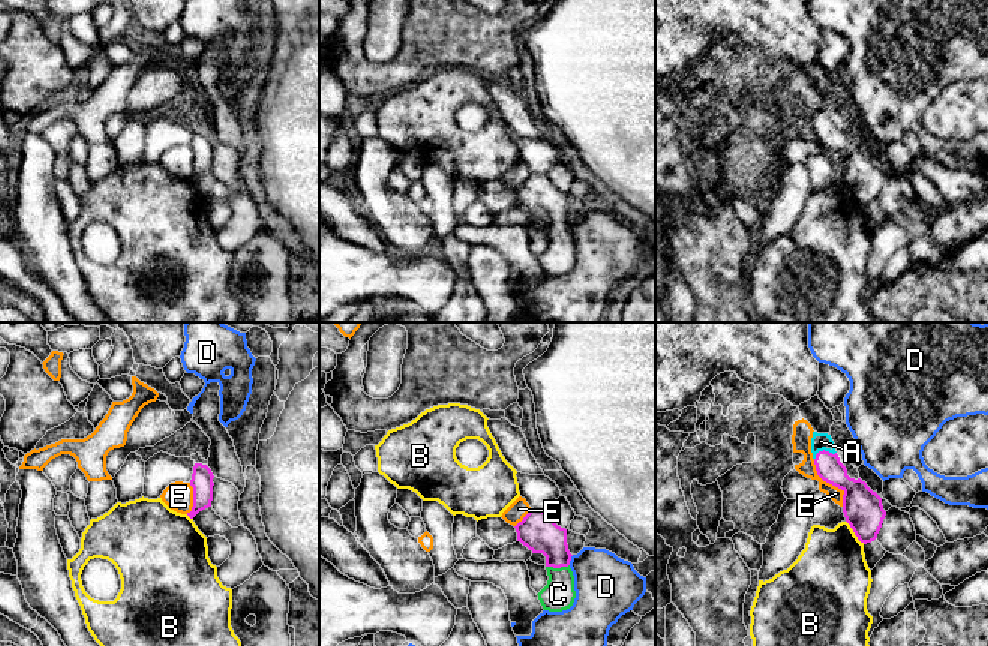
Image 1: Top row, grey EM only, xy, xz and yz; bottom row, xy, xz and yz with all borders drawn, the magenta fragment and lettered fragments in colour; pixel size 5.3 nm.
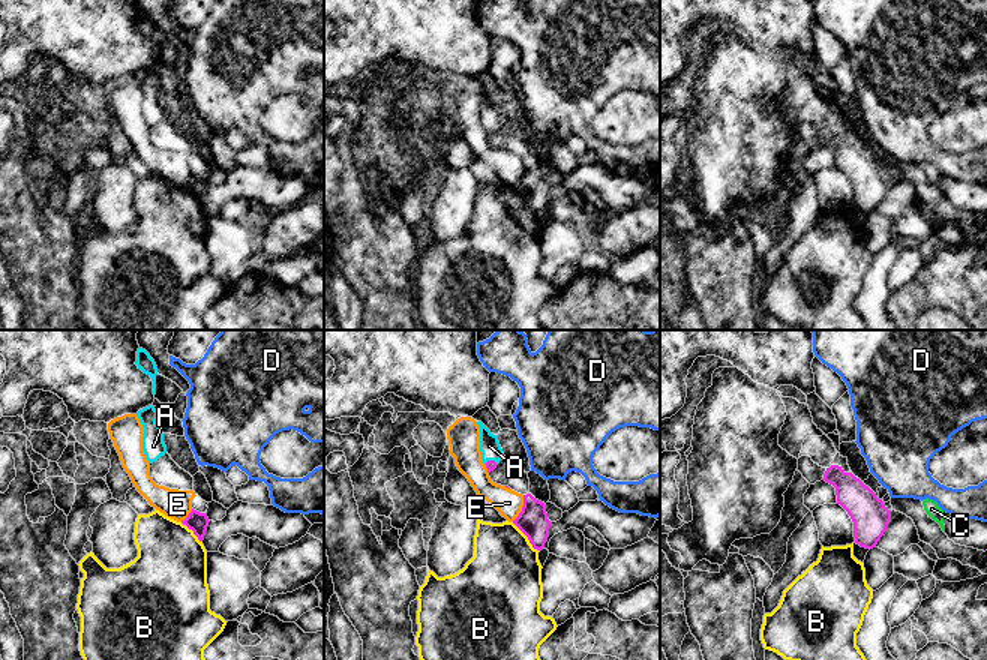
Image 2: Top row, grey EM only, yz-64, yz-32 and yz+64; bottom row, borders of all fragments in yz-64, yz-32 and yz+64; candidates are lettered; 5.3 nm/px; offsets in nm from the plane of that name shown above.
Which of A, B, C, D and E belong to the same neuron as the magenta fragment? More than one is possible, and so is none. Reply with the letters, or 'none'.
A, C

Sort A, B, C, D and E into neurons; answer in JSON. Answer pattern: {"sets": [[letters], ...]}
{"sets": [["A", "C"], ["B"], ["D"], ["E"]]}

